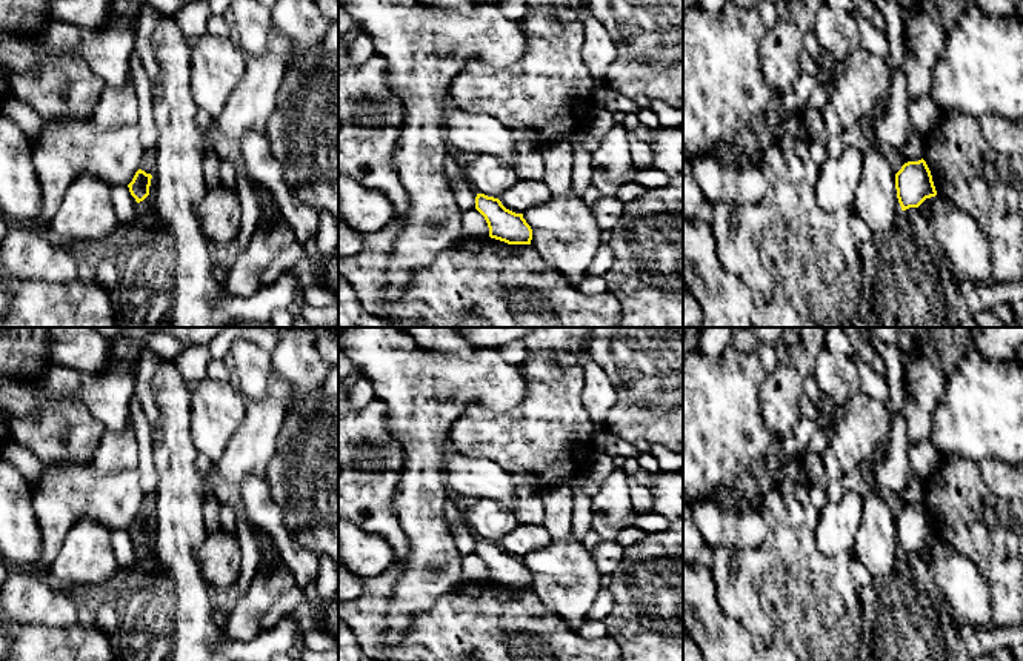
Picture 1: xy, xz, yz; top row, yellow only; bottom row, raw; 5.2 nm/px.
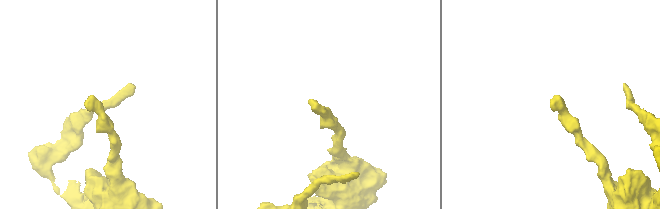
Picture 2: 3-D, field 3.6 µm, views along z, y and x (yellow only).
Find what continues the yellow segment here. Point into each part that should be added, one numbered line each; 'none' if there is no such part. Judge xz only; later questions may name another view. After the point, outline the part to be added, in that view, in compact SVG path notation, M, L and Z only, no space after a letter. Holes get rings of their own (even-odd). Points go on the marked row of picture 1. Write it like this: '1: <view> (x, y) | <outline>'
none

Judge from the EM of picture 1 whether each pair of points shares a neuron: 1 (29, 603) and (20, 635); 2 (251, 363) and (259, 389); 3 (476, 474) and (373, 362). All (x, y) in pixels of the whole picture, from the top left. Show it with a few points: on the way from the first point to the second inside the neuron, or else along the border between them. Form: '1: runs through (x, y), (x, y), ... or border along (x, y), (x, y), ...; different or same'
1: border along (16, 621), (59, 629); different
2: runs through (253, 369), (253, 383); same
3: border along (443, 455), (443, 483), (449, 491); different

